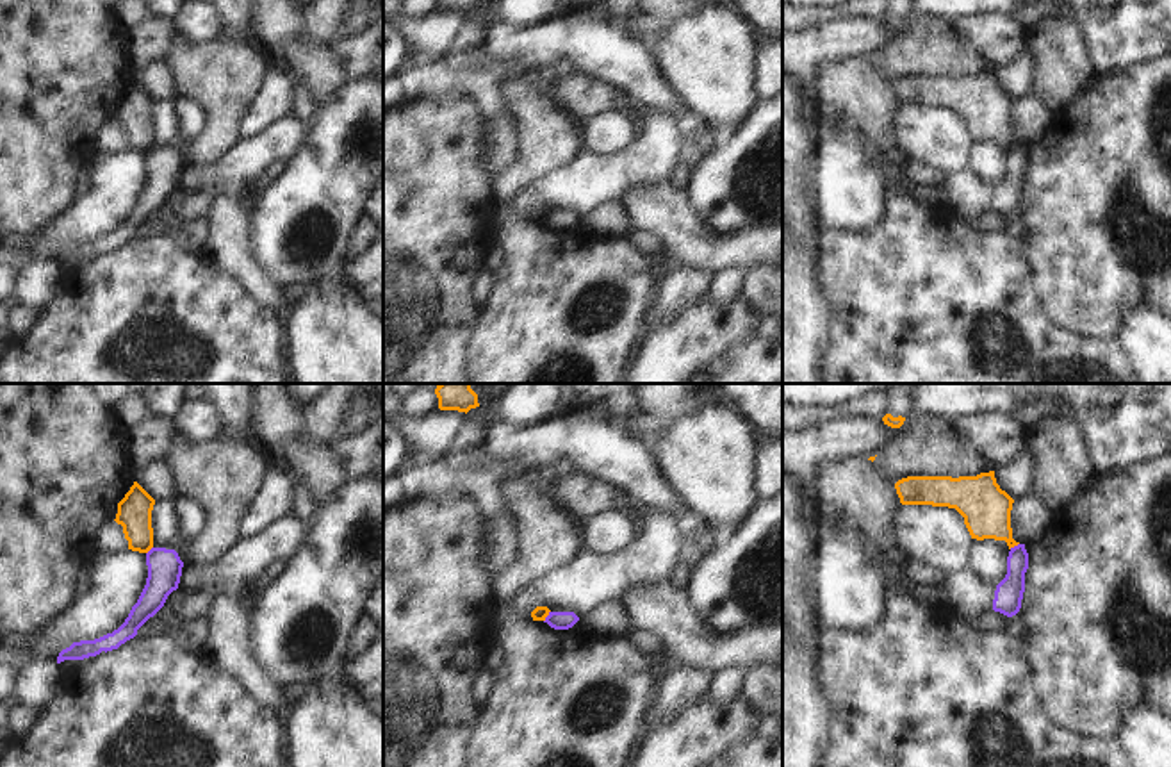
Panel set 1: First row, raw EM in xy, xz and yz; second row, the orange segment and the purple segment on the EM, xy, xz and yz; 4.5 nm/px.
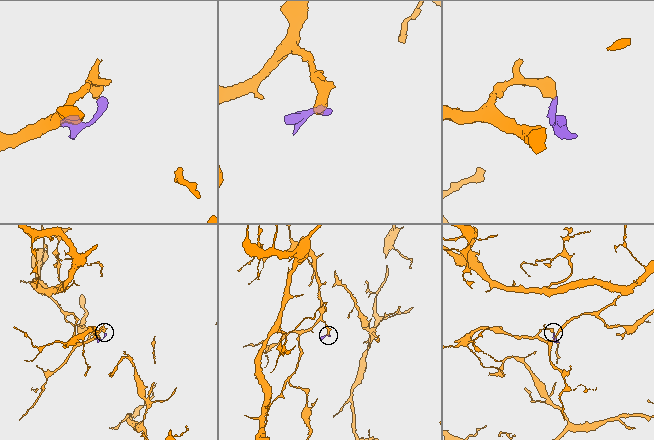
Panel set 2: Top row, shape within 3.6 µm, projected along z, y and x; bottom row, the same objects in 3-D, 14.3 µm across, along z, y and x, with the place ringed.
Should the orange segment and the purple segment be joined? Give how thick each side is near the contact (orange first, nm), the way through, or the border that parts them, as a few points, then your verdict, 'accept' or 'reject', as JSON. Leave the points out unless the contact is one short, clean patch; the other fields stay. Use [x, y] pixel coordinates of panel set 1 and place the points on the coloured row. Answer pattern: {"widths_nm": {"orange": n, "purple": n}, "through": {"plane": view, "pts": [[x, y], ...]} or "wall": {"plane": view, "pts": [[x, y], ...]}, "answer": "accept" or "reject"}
{"widths_nm": {"orange": 60, "purple": 80}, "wall": {"plane": "xz", "pts": [[549, 610], [544, 621]]}, "answer": "reject"}

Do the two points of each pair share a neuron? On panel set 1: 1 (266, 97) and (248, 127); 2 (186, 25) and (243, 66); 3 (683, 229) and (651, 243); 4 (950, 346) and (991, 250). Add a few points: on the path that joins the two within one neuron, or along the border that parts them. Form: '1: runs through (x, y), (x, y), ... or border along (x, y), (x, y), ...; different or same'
1: runs through (266, 104), (266, 109), (255, 120); same
2: border along (175, 32), (193, 41), (209, 41), (221, 34); different
3: border along (631, 227), (649, 230), (667, 257); different
4: runs through (947, 323), (947, 305), (977, 273); same

